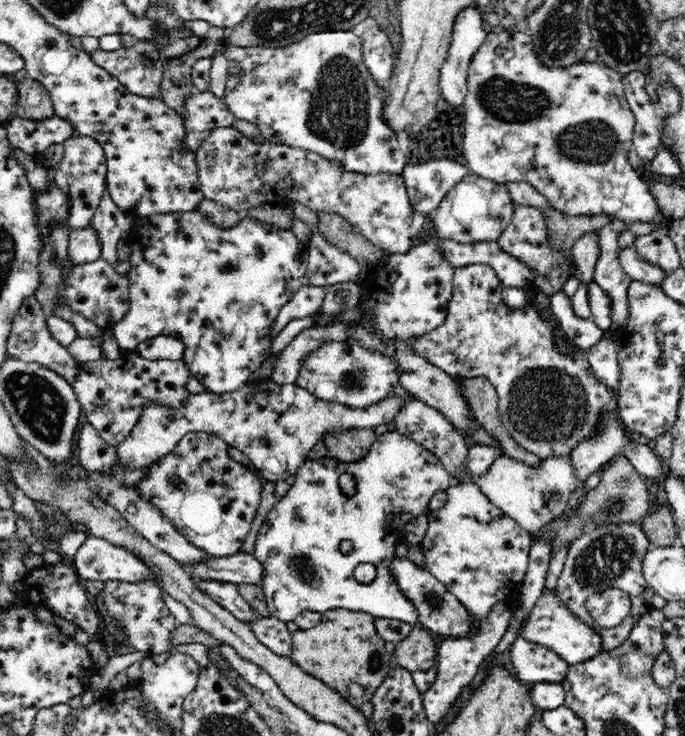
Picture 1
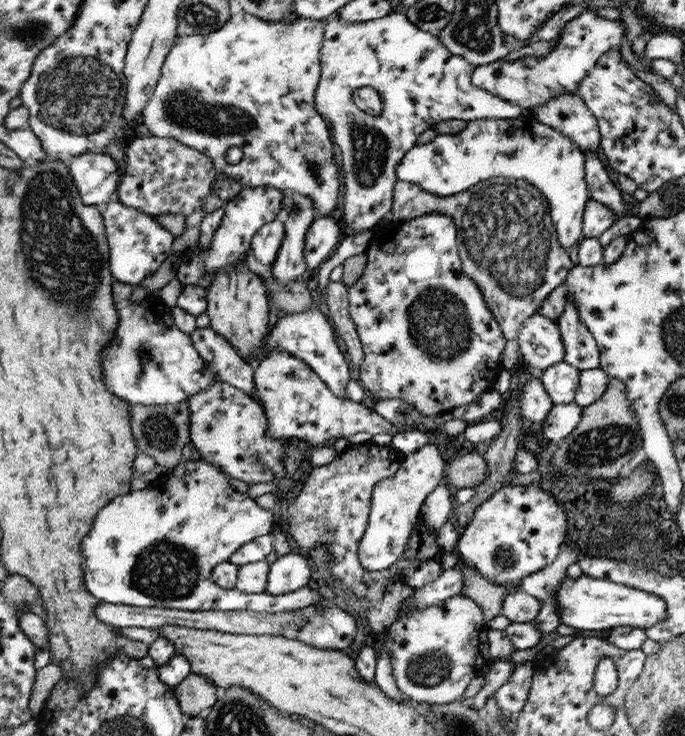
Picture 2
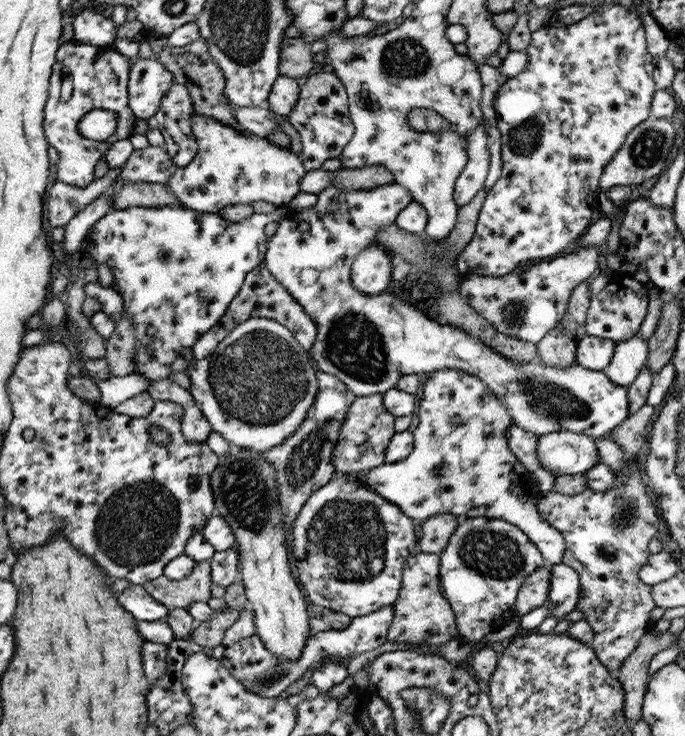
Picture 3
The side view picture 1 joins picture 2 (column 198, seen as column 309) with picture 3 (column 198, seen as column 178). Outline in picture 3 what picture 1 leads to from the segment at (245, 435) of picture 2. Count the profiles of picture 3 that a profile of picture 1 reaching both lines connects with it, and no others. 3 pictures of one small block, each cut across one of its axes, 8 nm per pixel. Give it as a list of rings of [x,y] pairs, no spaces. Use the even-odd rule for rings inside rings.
[[[163,378],[151,381],[147,392],[155,402],[169,401],[183,407],[182,429],[188,442],[206,441],[213,428],[189,390],[174,382],[172,378]]]

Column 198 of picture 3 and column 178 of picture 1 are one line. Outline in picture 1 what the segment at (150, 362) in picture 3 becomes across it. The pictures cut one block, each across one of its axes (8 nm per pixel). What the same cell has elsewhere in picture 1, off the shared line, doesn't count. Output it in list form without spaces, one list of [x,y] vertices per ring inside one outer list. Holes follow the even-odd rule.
[[[168,211],[165,214],[152,214],[139,216],[130,234],[131,241],[131,270],[129,271],[129,311],[123,320],[120,320],[112,327],[112,334],[118,342],[124,354],[134,351],[141,344],[150,338],[174,337],[181,342],[184,354],[181,360],[185,368],[196,380],[200,381],[204,388],[210,393],[226,394],[238,390],[247,384],[252,372],[258,370],[262,361],[268,358],[272,342],[275,340],[273,331],[276,326],[276,317],[280,310],[298,293],[298,290],[308,284],[307,258],[309,257],[308,245],[304,244],[290,229],[281,229],[271,223],[260,222],[259,219],[251,218],[249,214],[243,213],[234,227],[218,227],[210,222],[204,215],[196,211]]]

